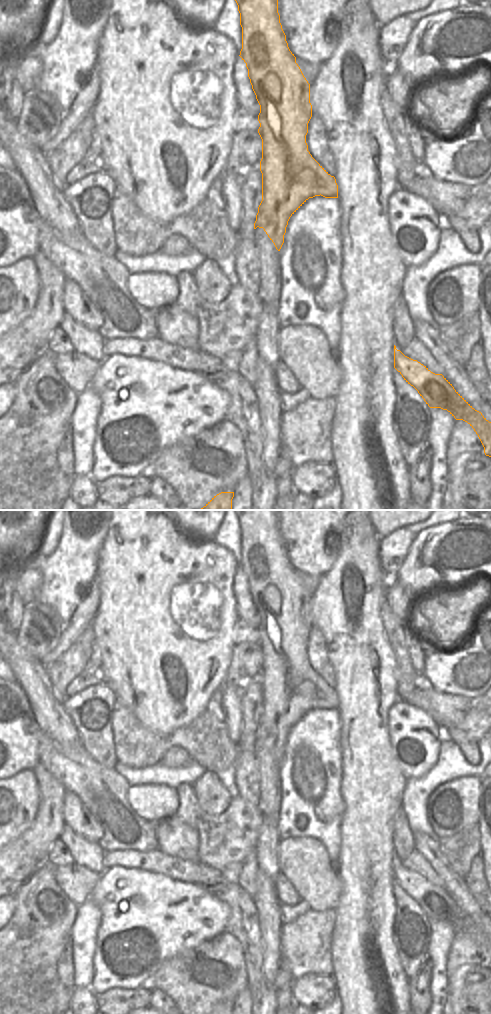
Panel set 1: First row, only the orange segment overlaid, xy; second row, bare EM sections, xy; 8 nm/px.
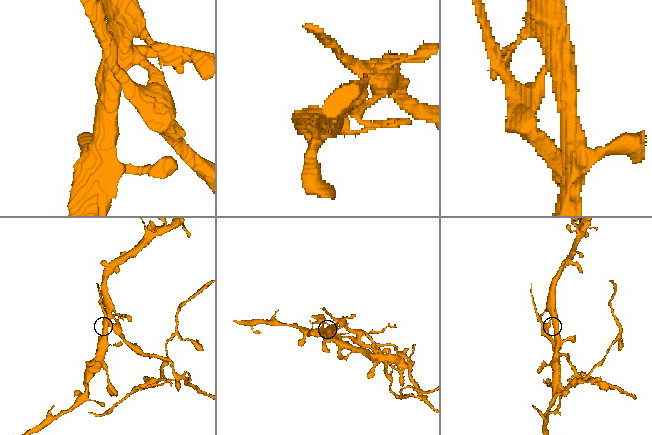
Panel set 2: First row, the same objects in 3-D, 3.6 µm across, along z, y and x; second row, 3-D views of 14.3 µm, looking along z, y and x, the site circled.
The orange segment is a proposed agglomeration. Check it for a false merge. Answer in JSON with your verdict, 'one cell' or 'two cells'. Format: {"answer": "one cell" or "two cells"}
{"answer": "two cells"}

